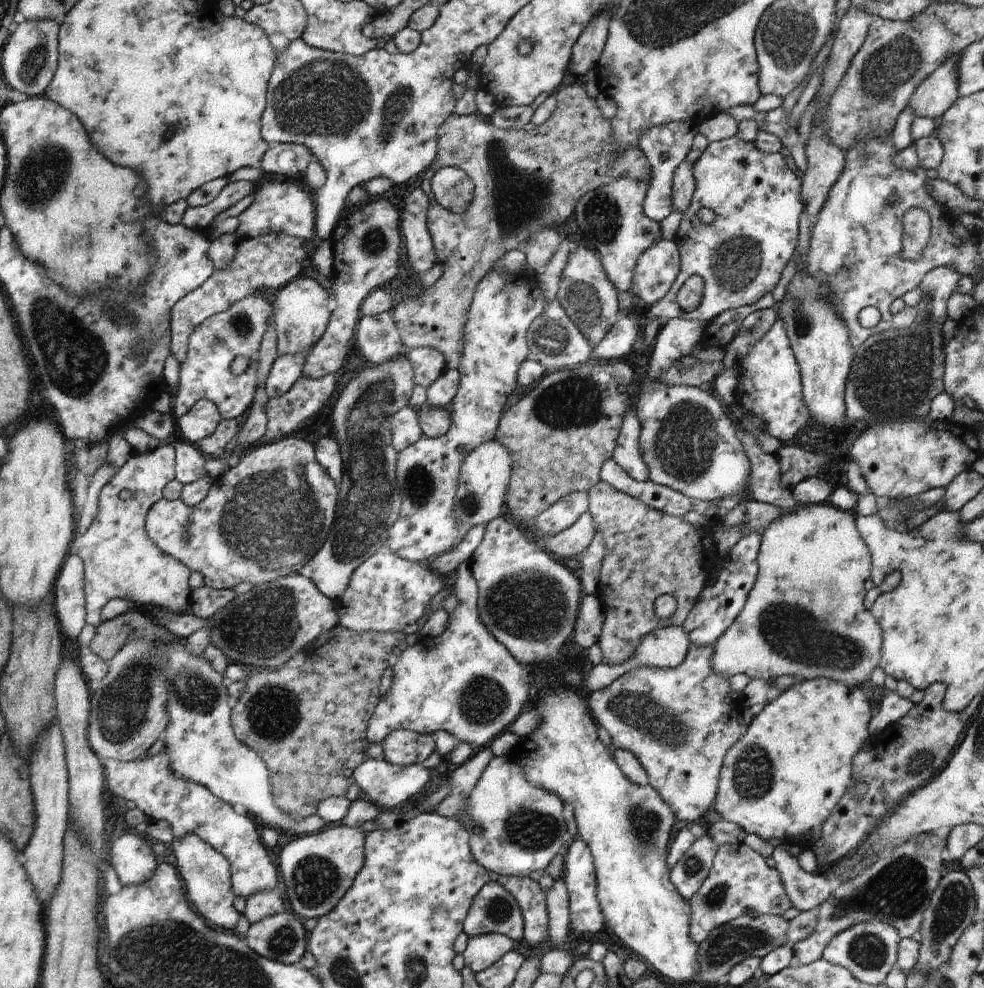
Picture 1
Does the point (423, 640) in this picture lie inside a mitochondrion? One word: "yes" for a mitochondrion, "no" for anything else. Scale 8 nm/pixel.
no

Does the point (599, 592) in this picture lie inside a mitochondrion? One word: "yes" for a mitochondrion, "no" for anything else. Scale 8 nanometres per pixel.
no

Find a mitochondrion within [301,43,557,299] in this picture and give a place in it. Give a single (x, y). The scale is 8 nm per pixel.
(372, 241)

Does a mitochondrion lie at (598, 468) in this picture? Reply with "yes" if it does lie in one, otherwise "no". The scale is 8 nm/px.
no

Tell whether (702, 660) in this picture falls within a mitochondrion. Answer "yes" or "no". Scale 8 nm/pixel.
no

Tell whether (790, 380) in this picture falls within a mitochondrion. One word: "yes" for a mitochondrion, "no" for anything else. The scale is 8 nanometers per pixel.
no

